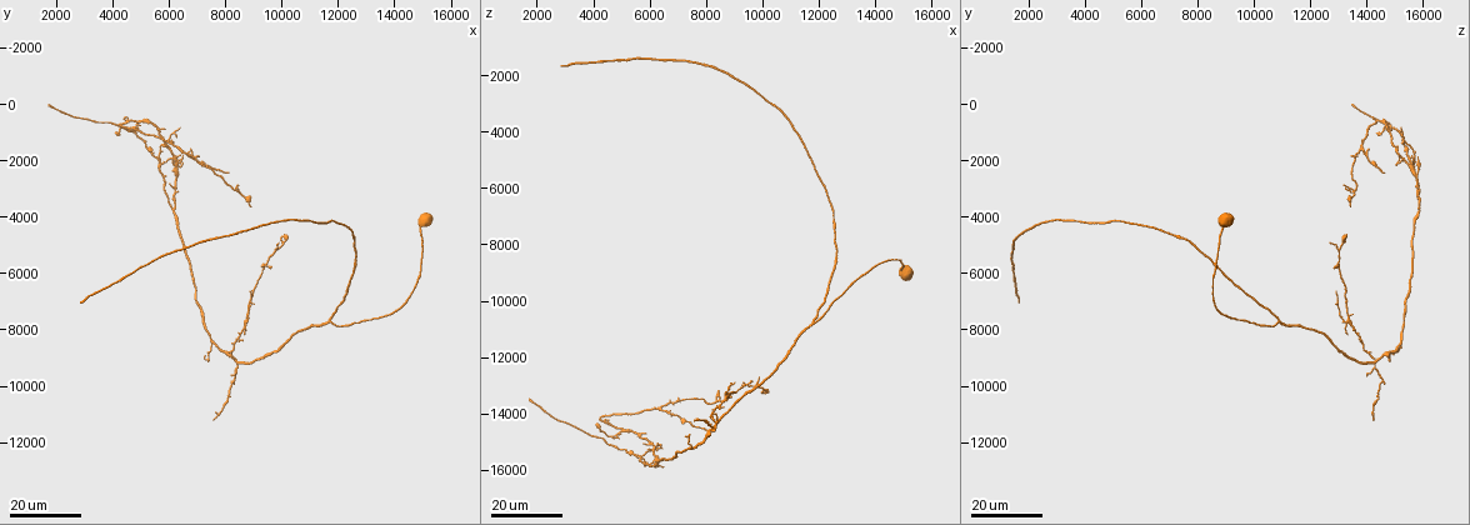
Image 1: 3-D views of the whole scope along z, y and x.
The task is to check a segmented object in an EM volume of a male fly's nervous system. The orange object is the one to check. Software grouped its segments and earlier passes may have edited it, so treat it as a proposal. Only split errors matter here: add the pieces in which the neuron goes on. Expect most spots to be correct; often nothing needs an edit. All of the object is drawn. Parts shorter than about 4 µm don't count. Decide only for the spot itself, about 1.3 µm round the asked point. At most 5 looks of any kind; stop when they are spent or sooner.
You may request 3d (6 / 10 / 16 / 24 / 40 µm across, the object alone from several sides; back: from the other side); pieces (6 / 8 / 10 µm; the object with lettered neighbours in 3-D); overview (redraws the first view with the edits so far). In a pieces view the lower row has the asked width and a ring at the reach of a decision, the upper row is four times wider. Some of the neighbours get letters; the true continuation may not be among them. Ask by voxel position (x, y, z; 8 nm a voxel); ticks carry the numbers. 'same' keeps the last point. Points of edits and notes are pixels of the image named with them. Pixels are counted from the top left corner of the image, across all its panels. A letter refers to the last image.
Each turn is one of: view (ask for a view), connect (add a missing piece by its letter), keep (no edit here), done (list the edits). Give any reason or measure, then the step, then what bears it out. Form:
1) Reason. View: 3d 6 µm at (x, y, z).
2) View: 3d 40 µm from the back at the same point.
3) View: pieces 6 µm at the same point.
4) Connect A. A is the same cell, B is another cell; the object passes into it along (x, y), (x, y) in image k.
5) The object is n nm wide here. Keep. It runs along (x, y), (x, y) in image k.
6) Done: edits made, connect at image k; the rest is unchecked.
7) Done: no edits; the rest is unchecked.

End of a long branch. View: 3d 16 µm at (7500, 11100, 14200).

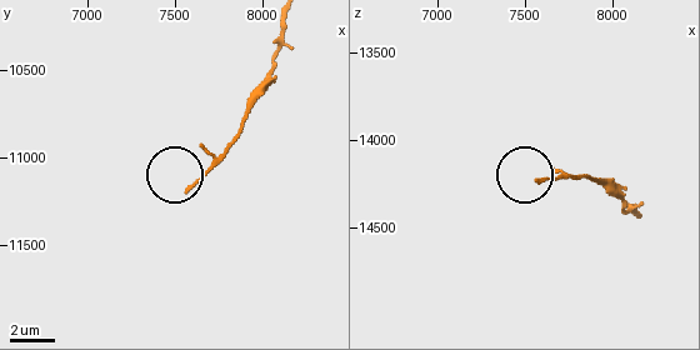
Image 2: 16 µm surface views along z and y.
View: 3d 10 µm at (7580, 11180, 14220).

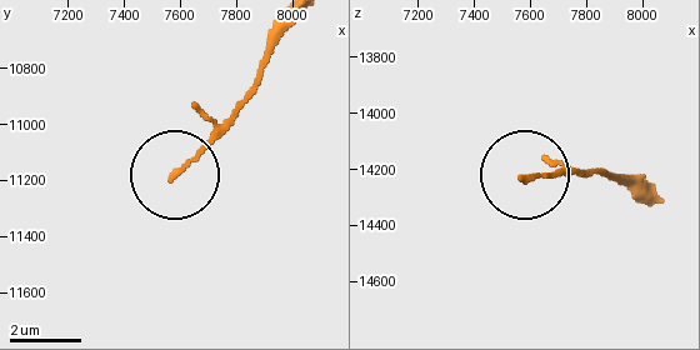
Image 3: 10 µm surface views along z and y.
See the neighbours. View: pieces 6 µm at (7590, 11180, 14230).

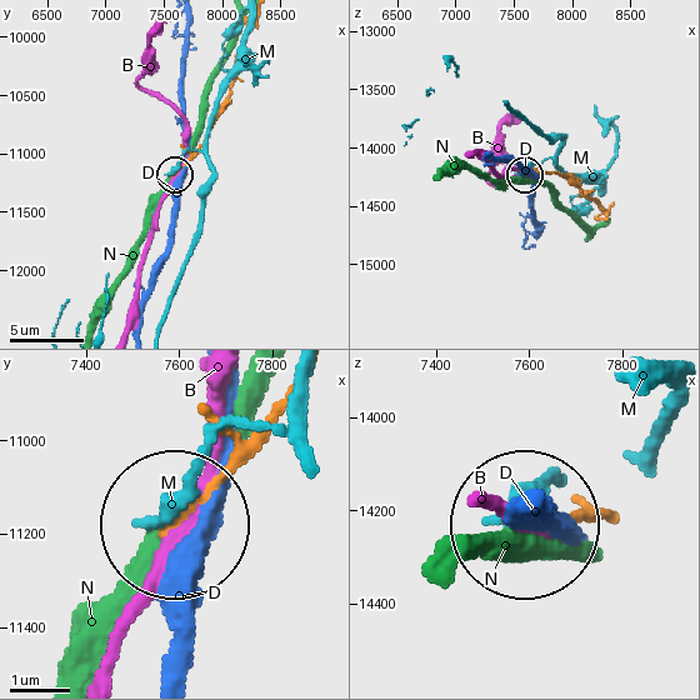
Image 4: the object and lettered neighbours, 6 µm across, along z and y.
Keep. B, D, M and N are other cells; none of them fits.

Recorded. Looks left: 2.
End of a long branch. View: 3d 24 µm at (2900, 7000, 1700).

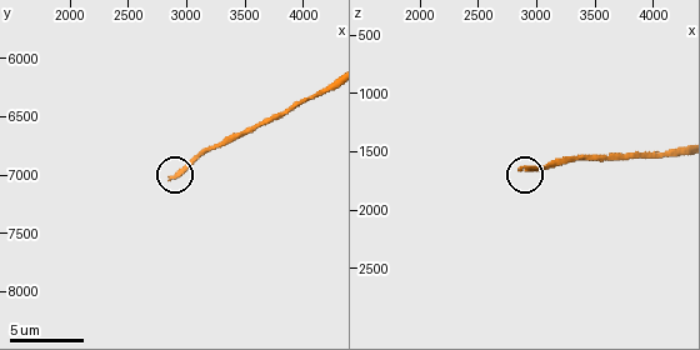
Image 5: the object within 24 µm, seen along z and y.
View: pieces 10 µm at (2860, 7020, 1640).

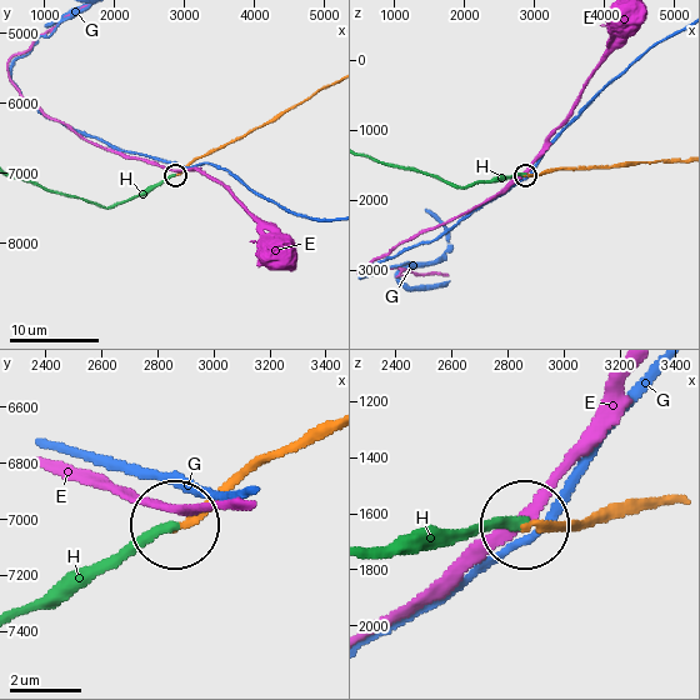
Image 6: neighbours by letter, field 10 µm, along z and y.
The object is 200 nm wide here. Connect H. H is the same cell, E and G are other cells; it goes on there.

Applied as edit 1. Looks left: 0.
Done: edits made, connect at image 6; the rest is unchecked.

